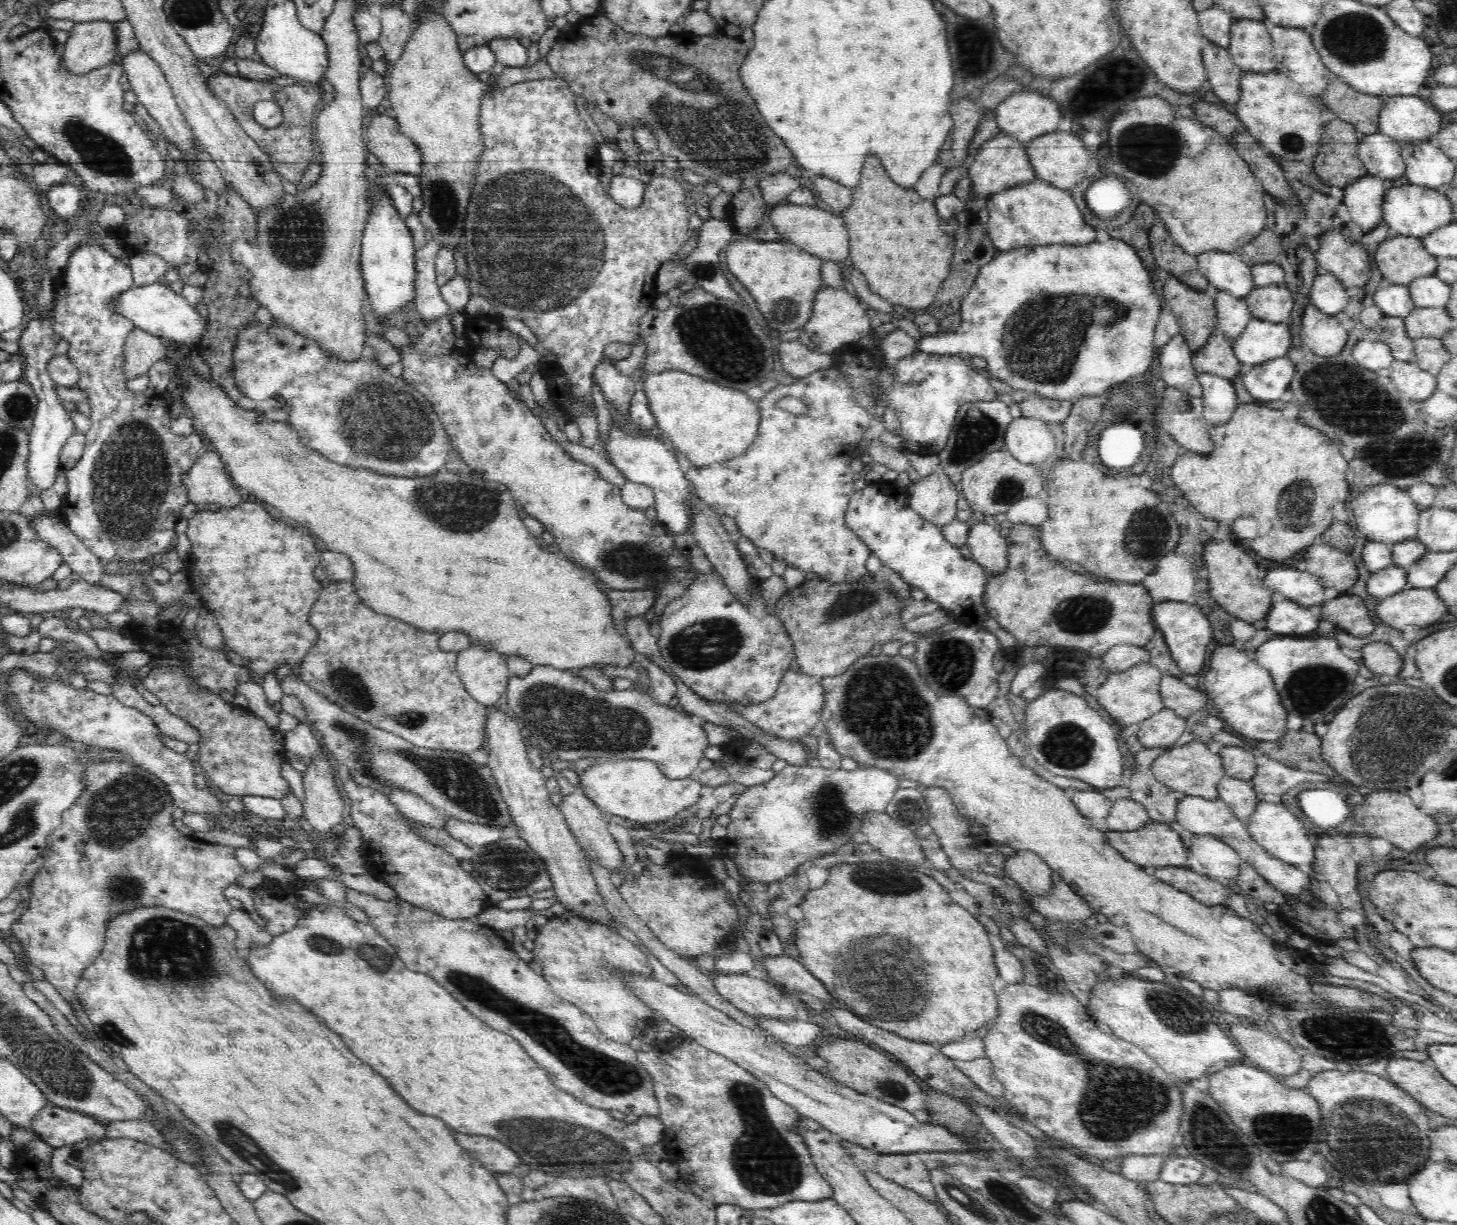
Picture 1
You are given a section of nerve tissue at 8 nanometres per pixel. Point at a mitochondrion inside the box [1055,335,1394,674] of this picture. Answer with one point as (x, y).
(1146, 534)

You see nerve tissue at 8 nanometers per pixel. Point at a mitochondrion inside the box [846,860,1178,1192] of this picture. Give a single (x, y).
(1121, 1101)

